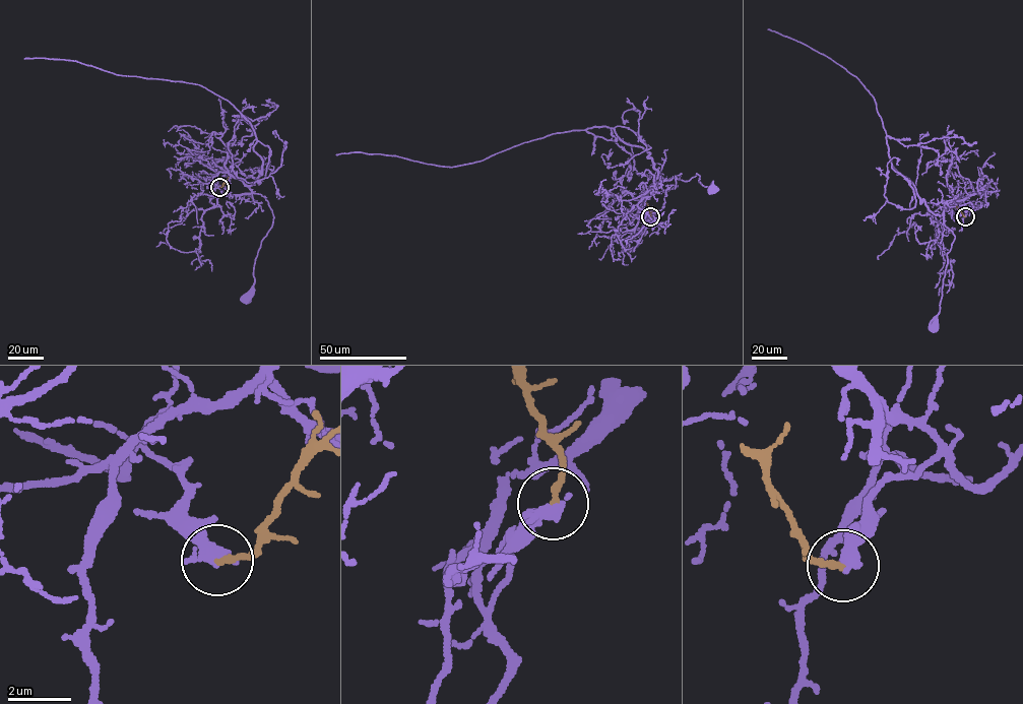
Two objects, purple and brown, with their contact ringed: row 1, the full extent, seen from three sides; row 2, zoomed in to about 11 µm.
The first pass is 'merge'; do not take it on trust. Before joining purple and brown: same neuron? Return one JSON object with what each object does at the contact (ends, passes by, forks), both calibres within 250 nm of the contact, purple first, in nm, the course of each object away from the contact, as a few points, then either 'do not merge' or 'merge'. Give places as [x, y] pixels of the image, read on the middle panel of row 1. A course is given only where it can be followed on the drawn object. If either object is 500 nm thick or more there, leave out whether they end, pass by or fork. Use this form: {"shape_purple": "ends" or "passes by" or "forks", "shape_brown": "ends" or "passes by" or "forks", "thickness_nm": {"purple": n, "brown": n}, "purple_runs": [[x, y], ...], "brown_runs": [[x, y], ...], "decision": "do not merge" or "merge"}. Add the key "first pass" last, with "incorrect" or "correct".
{"thickness_nm": {"purple": 500, "brown": 200}, "purple_runs": [[650, 216], [646, 221], [645, 193], [659, 181], [689, 181], [696, 174], [712, 189]], "brown_runs": [[650, 216], [646, 202]], "decision": "do not merge", "first pass": "incorrect"}

